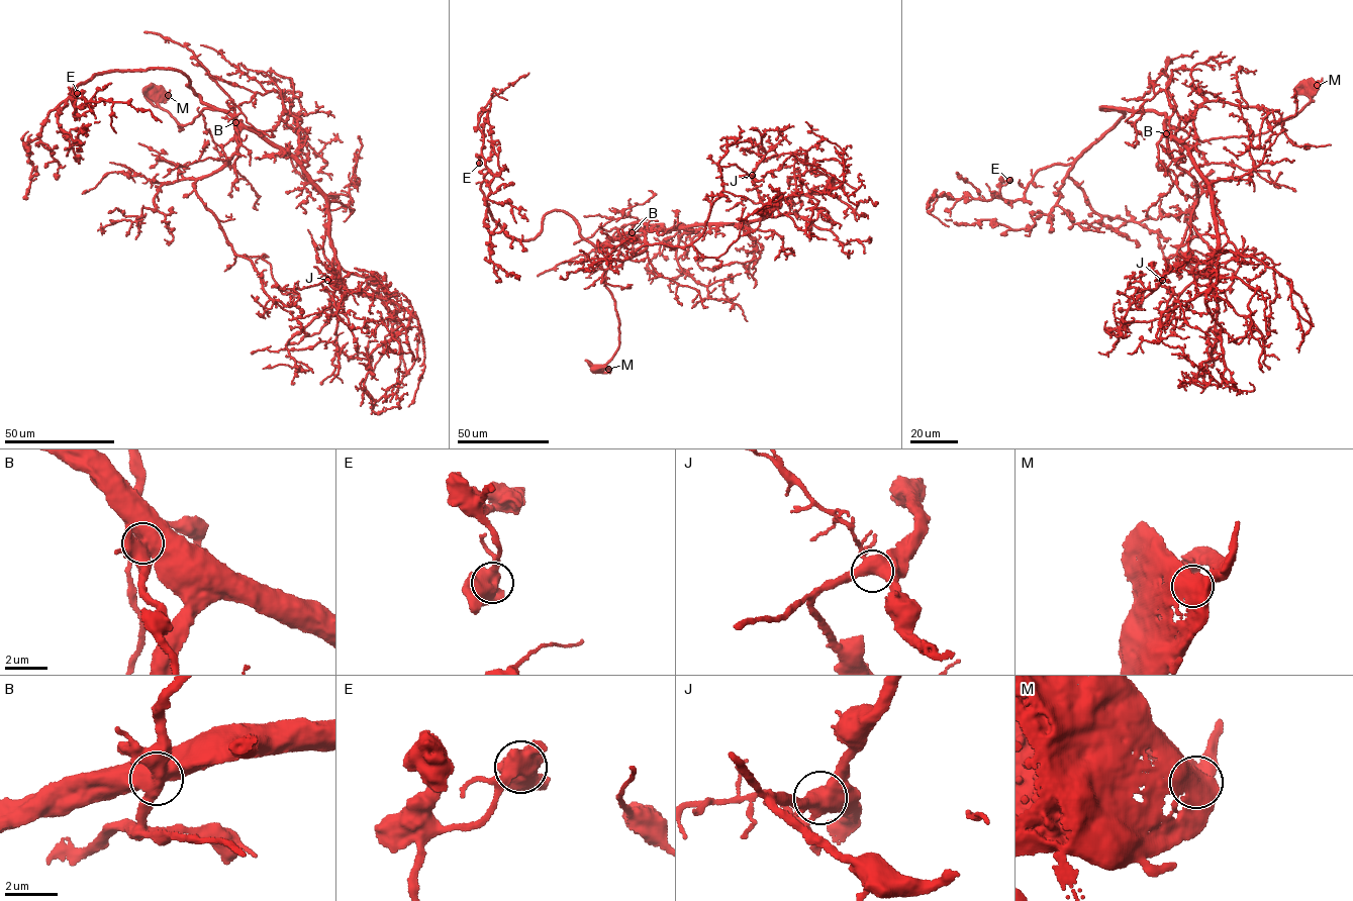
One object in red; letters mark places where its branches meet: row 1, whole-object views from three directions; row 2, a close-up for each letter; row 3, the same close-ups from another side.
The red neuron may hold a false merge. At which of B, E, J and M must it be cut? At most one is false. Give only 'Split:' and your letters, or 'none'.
Split: B

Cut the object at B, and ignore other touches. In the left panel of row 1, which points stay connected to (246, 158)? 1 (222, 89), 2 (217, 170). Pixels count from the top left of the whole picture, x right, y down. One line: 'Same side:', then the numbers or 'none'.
Same side: 1

